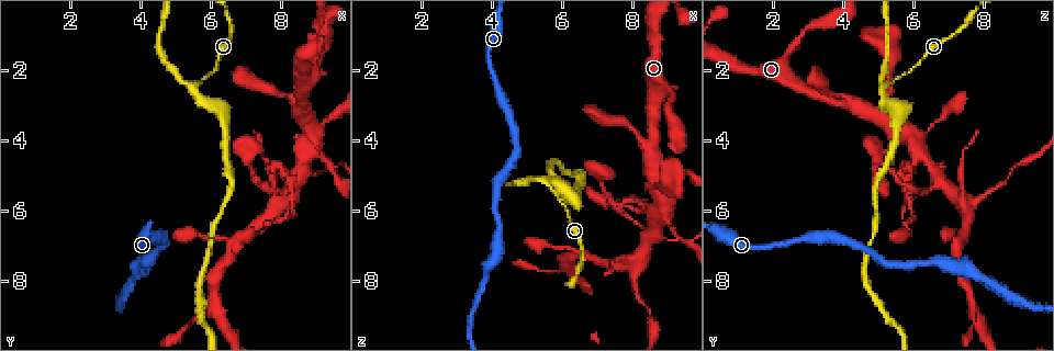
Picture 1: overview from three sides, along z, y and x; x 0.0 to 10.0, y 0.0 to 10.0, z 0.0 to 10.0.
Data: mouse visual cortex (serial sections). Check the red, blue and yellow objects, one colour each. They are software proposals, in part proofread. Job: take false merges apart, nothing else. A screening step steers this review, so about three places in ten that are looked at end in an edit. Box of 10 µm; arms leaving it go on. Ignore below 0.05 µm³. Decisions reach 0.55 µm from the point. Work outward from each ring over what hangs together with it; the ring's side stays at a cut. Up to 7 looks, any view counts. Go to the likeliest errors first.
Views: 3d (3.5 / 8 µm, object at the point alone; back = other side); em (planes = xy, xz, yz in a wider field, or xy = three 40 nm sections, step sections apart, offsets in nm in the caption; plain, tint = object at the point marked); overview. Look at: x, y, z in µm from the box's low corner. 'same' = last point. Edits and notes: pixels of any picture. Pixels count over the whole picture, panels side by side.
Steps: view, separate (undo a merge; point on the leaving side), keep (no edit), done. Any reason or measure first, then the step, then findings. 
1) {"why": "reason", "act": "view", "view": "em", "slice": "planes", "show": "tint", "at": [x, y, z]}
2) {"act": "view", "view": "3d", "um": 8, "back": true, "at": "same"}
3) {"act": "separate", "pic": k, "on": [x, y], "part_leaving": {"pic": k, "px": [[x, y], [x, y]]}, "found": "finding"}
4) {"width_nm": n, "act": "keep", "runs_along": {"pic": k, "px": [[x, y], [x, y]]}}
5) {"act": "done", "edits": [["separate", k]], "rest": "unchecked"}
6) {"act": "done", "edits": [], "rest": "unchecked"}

{"why": "thin arm on a thick one", "act": "view", "view": "3d", "um": 3.5, "at": [5.65, 2.45, 5.30]}

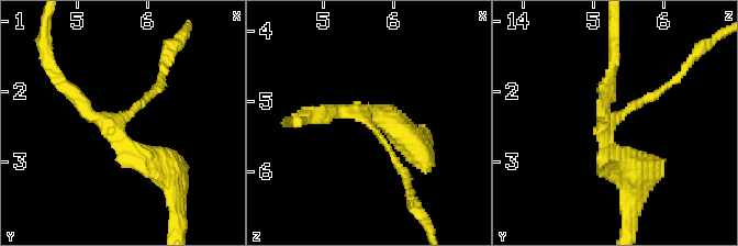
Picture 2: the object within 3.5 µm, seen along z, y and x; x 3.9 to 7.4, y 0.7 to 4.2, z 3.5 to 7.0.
{"arms": 3, "arm_widths_nm": [100, 200, 300], "why": "need the tissue", "act": "view", "view": "em", "slice": "xy", "step": 5, "show": "tint", "at": [5.55, 2.45, 5.25]}

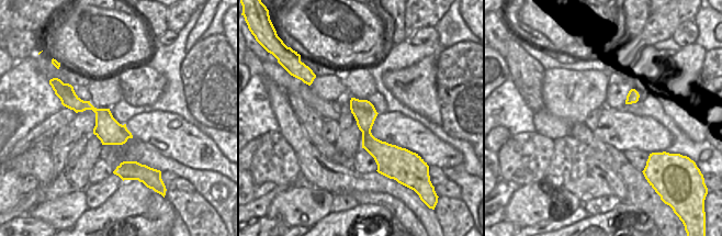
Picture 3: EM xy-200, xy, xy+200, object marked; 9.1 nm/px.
{"act": "keep", "runs_along": {"pic": 2, "px": [[662, 87], [608, 124], [608, 155], [628, 165]]}, "found": "one cell here"}

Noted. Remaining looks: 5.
{"why": "four or more arms meet", "act": "view", "view": "3d", "um": 3.5, "at": [8.65, 4.50, 6.10]}

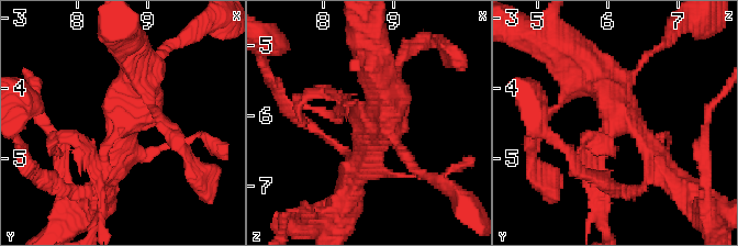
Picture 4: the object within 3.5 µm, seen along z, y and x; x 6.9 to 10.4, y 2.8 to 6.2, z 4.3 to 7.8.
{"act": "view", "view": "em", "slice": "xy", "step": 3, "show": "tint", "at": [8.65, 4.55, 6.10]}

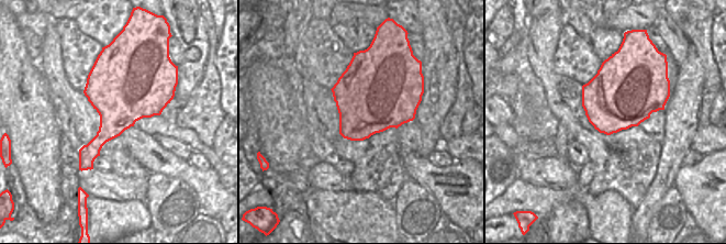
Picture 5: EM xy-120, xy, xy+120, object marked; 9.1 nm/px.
{"arm_widths_nm": [150, 150, 350, 500], "act": "separate", "pic": 4, "on": [73, 134], "found": "two cells meet here"}

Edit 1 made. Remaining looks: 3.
{"act": "view", "view": "overview"}

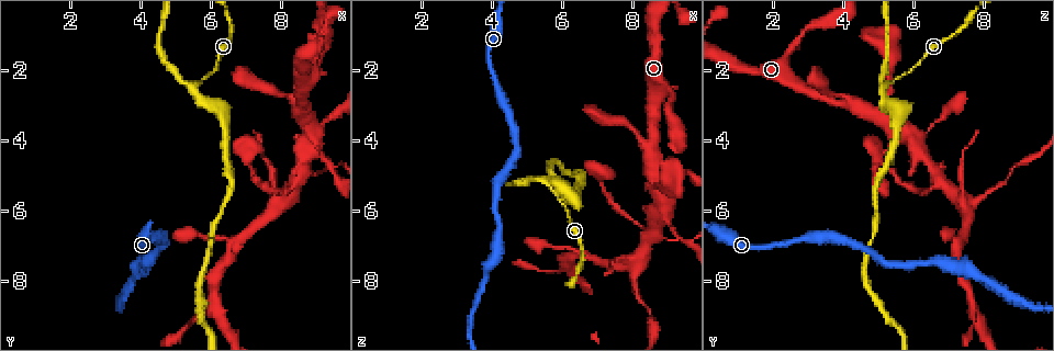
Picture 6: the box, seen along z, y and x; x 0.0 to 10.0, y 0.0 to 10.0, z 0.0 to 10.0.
{"why": "three arms meet", "act": "view", "view": "3d", "um": 3.5, "at": [8.00, 5.80, 7.50]}

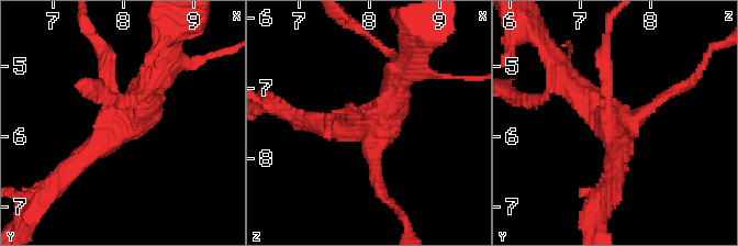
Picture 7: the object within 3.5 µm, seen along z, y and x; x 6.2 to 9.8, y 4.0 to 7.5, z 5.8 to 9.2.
{"why": "now the EM", "act": "view", "view": "em", "slice": "xy", "step": 1, "show": "tint", "at": [8.00, 5.85, 7.50]}

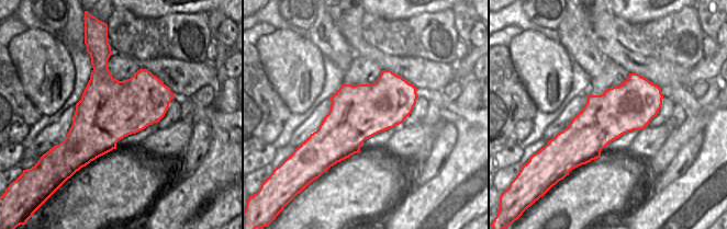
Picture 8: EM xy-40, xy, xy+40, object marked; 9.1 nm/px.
{"act": "keep", "runs_along": {"pic": 7, "px": [[153, 85], [145, 108], [68, 172]]}, "found": "continuous, no second cell"}

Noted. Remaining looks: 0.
{"act": "done", "edits": [["separate", 4]], "rest": "unchecked"}

